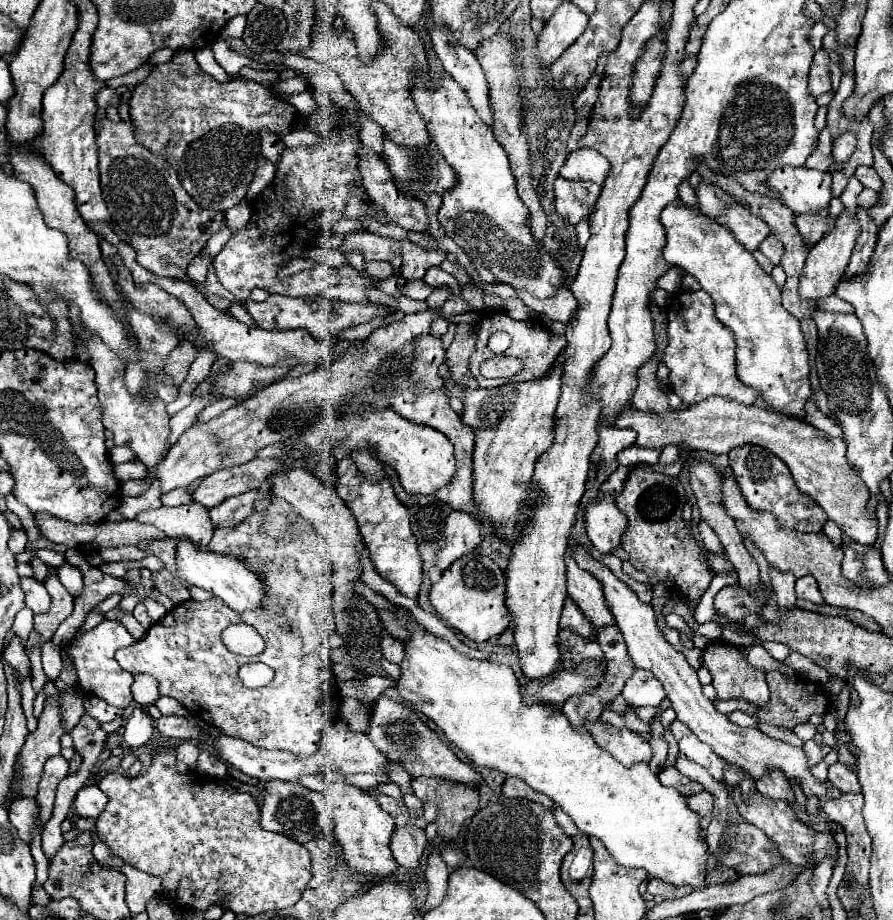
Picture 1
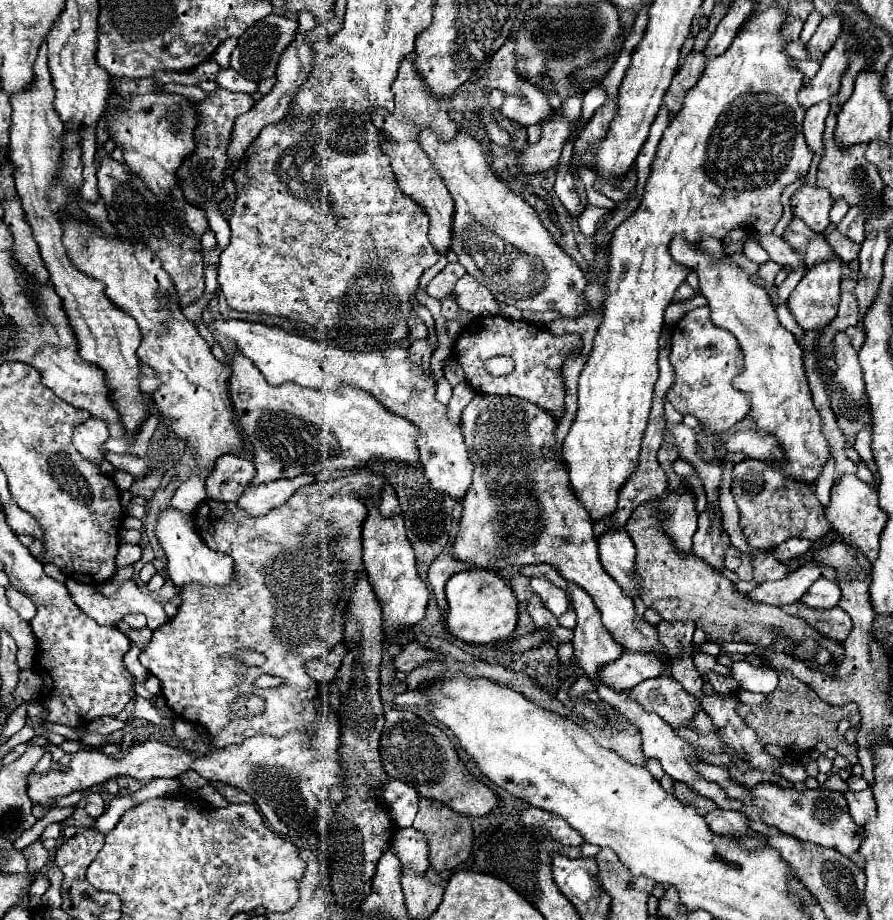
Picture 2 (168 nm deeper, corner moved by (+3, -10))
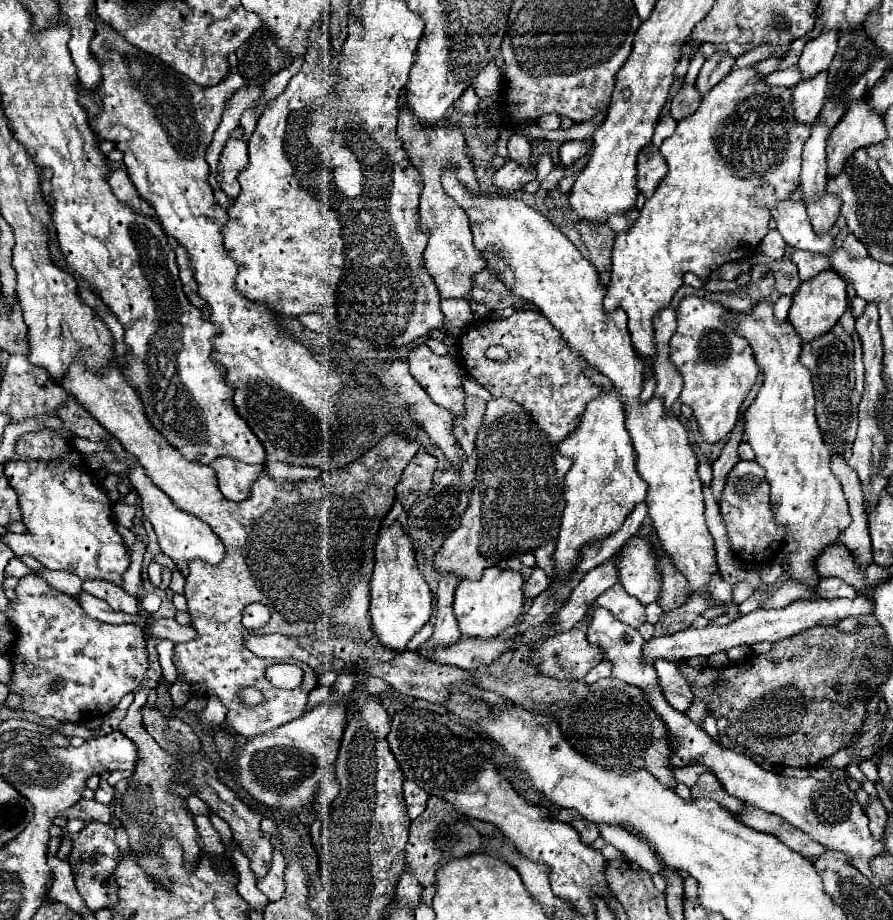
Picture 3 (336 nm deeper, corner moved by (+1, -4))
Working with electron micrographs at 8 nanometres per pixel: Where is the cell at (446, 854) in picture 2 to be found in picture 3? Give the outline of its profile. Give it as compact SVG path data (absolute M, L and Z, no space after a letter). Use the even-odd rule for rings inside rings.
M429 796L425 812L411 822L405 864L411 866L411 870L415 870L415 876L419 878L419 882L423 882L423 886L429 886L429 884L433 884L435 872L441 866L445 866L447 862L451 862L455 858L473 854L479 846L481 846L481 836L471 826L471 822L465 816L461 816L459 812L455 812L455 808L449 802L445 802L443 798Z

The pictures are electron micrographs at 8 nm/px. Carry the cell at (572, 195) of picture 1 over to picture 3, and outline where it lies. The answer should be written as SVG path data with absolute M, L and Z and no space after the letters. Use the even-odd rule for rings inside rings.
M571 140L571 142L565 142L561 148L559 148L559 162L563 168L571 168L579 158L583 158L589 150L591 142L577 142L577 140Z

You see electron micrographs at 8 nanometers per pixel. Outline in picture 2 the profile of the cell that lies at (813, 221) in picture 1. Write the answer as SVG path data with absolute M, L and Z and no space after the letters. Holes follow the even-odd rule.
M839 230L831 232L831 234L827 236L827 242L833 246L835 254L837 254L843 262L853 262L853 260L857 260L861 246L859 246L857 242L853 242L853 240L845 238Z

